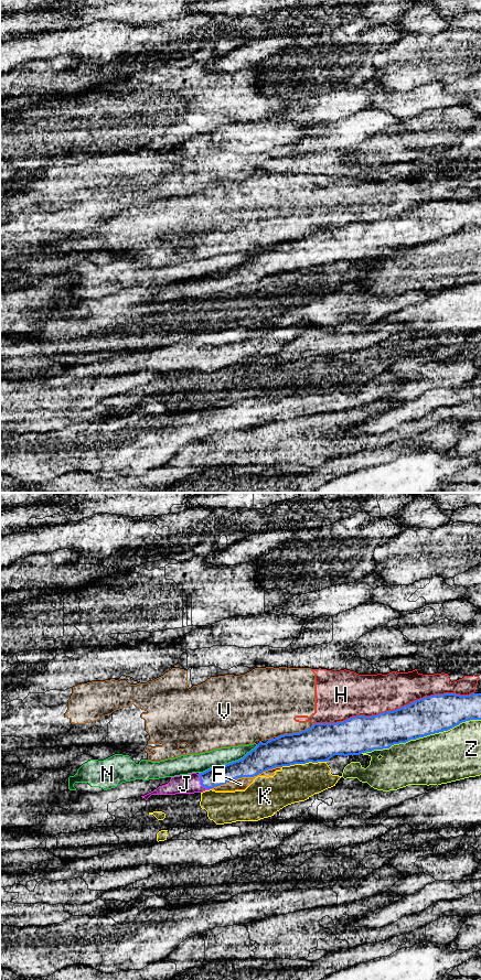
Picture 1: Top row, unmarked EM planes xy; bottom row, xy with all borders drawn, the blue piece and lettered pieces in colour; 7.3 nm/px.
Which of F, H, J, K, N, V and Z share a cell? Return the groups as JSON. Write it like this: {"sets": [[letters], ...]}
{"sets": [["F", "K"], ["H", "V"], ["J"], ["N"], ["Z"]]}

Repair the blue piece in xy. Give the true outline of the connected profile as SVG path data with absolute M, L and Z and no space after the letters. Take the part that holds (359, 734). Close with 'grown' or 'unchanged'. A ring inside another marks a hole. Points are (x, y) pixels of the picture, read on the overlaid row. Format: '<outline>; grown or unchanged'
M481 693L434 694L393 711L372 717L356 715L336 723L314 723L299 733L259 742L238 761L199 774L171 777L168 784L141 797L147 800L151 795L203 793L276 767L389 749L394 744L448 731L470 720L481 720Z; grown

